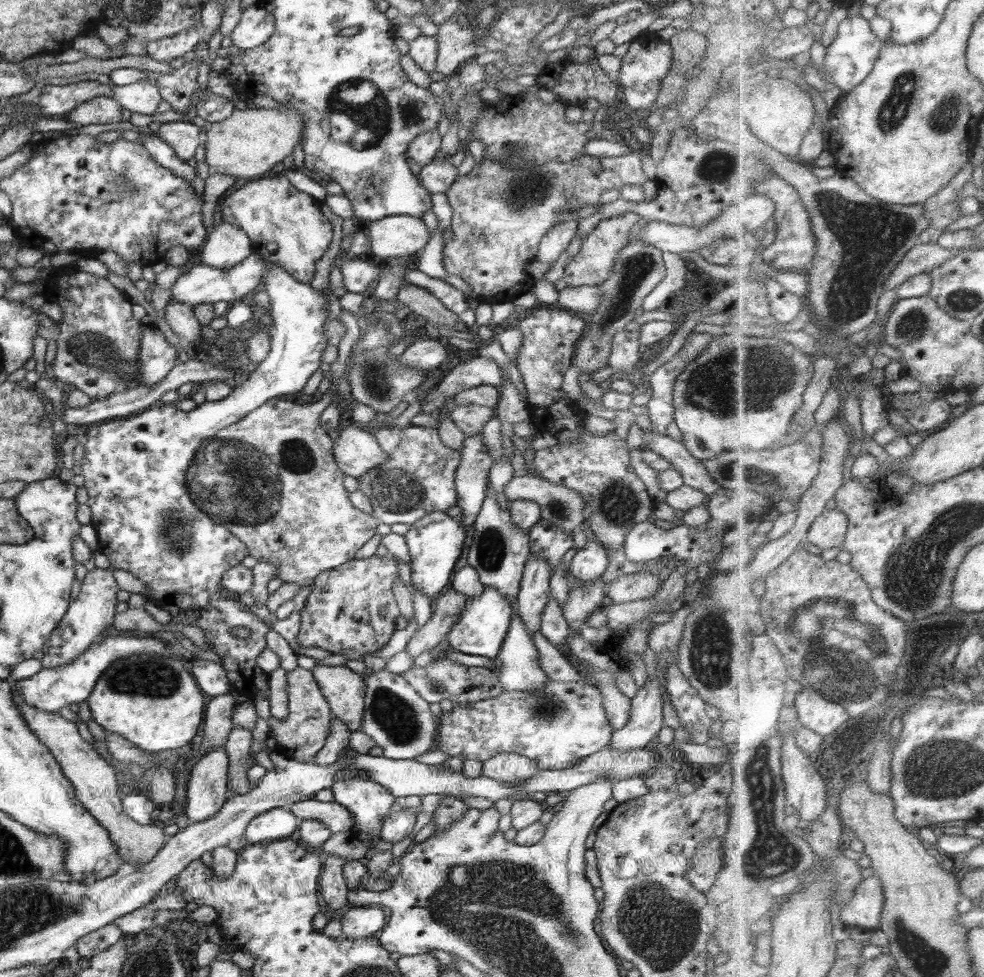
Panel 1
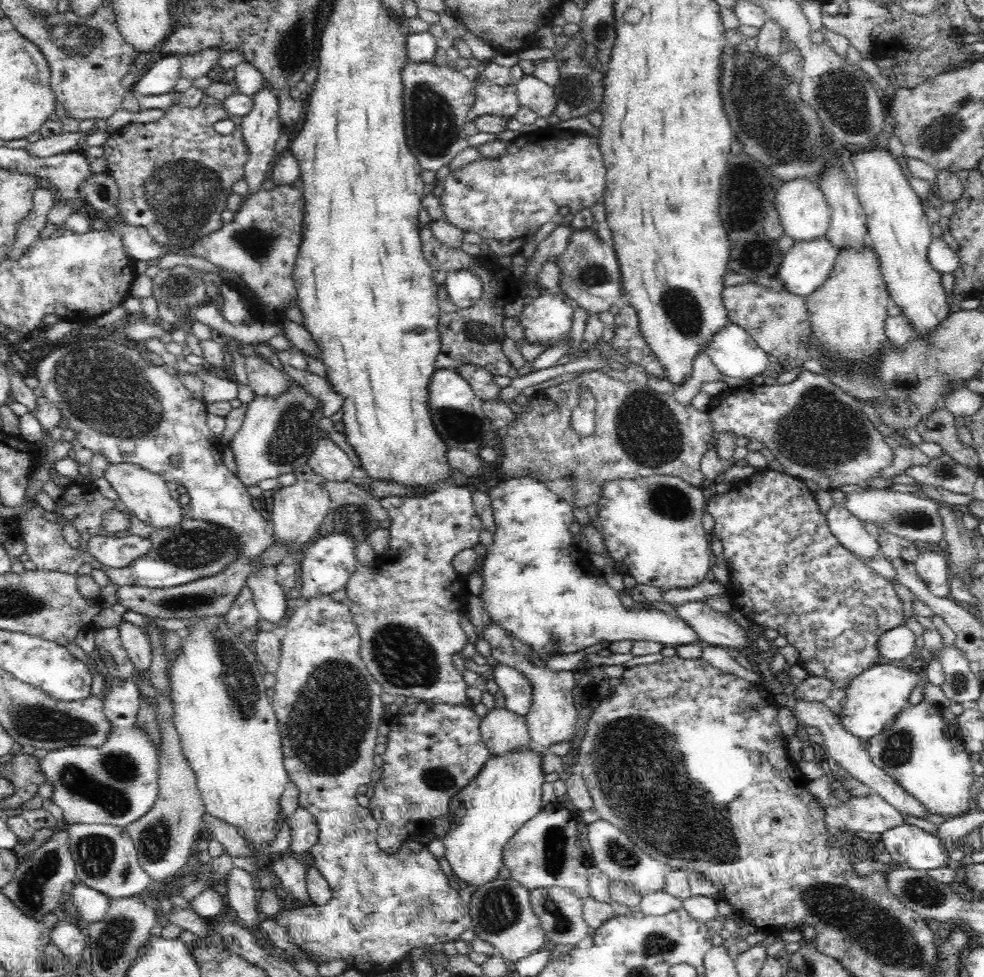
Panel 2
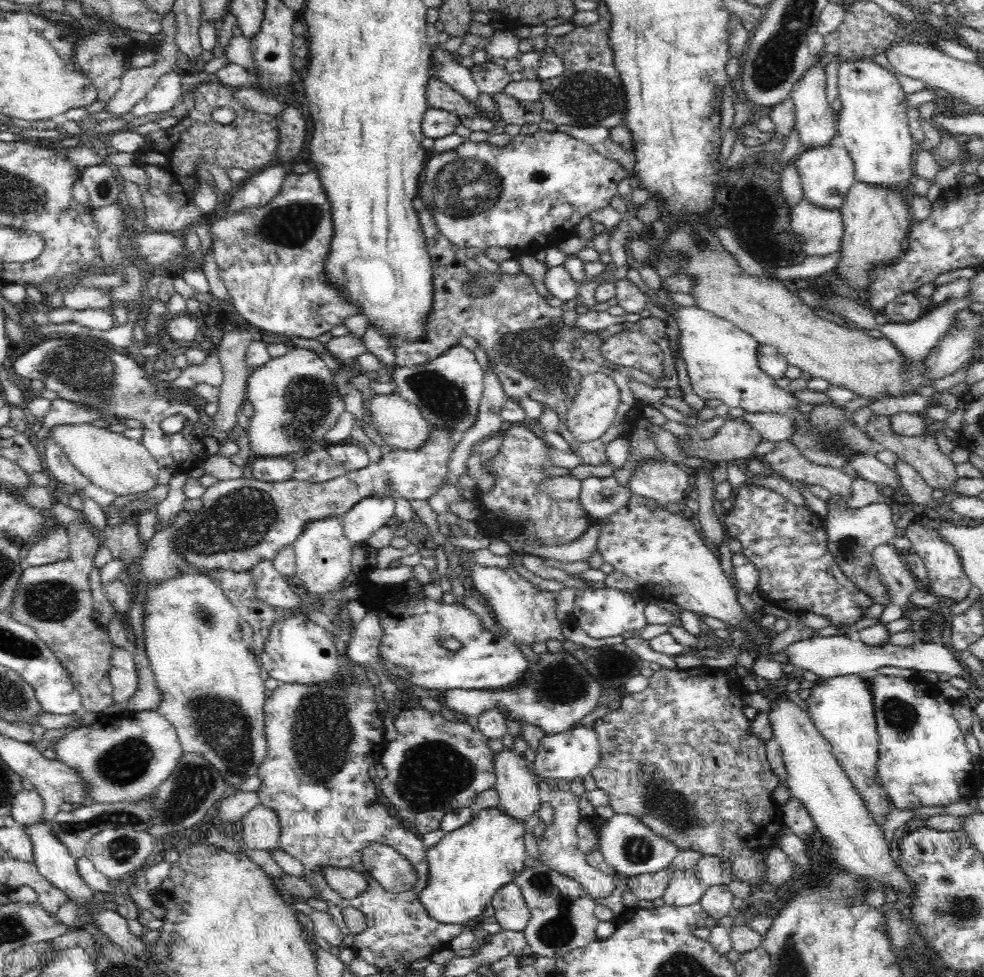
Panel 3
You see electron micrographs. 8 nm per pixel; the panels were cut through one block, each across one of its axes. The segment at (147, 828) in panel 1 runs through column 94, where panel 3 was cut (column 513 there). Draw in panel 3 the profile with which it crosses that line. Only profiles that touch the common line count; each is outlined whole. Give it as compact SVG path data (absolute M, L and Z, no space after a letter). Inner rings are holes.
M513 747L503 748L503 751L494 753L494 763L496 770L496 784L492 786L499 797L497 808L503 810L508 816L526 822L528 817L534 815L542 806L542 799L539 795L538 778L532 774L531 767L527 764L524 756L519 754Z

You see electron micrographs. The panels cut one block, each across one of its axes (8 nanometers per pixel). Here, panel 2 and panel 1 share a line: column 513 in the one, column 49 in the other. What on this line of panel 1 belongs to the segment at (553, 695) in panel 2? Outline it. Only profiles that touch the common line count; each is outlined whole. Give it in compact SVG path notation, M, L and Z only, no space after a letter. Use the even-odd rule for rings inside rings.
M96 568L86 574L81 583L78 599L70 601L59 626L56 626L40 650L39 658L43 668L56 668L68 664L102 637L102 631L112 625L116 614L116 604L119 601L116 596L118 591L119 586L114 579L113 569Z

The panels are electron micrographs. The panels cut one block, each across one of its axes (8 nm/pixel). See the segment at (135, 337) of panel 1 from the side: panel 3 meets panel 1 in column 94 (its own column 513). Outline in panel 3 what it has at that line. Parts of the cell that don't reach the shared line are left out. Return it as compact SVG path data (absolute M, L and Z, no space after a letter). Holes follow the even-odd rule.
M417 198L413 205L418 211L425 245L431 258L434 294L432 308L427 314L424 325L423 338L415 341L400 338L388 340L396 355L395 364L399 367L424 364L438 358L445 350L451 349L458 342L458 338L472 336L484 348L508 397L515 400L530 398L542 404L546 403L546 406L550 406L559 416L559 434L568 442L572 452L580 456L583 464L594 466L606 464L609 461L605 453L608 443L615 438L629 435L634 427L634 420L642 416L646 409L643 403L634 397L628 386L628 381L632 378L631 369L614 367L610 361L599 355L600 345L604 338L623 330L644 333L658 343L666 354L664 376L668 380L676 380L673 385L670 382L663 385L678 389L678 373L666 334L666 323L650 316L637 322L625 321L622 324L611 324L604 332L582 333L578 323L570 325L564 323L562 308L548 305L546 299L537 292L532 278L526 273L492 274L483 269L475 279L467 268L467 260L450 249L451 242L438 230L425 202ZM473 280L493 286L495 293L485 297L469 296L465 292L465 284ZM592 373L614 376L616 385L620 387L620 404L616 408L614 424L608 428L606 434L592 442L580 442L568 429L566 414L568 406L572 404L572 398L578 394L582 378Z

